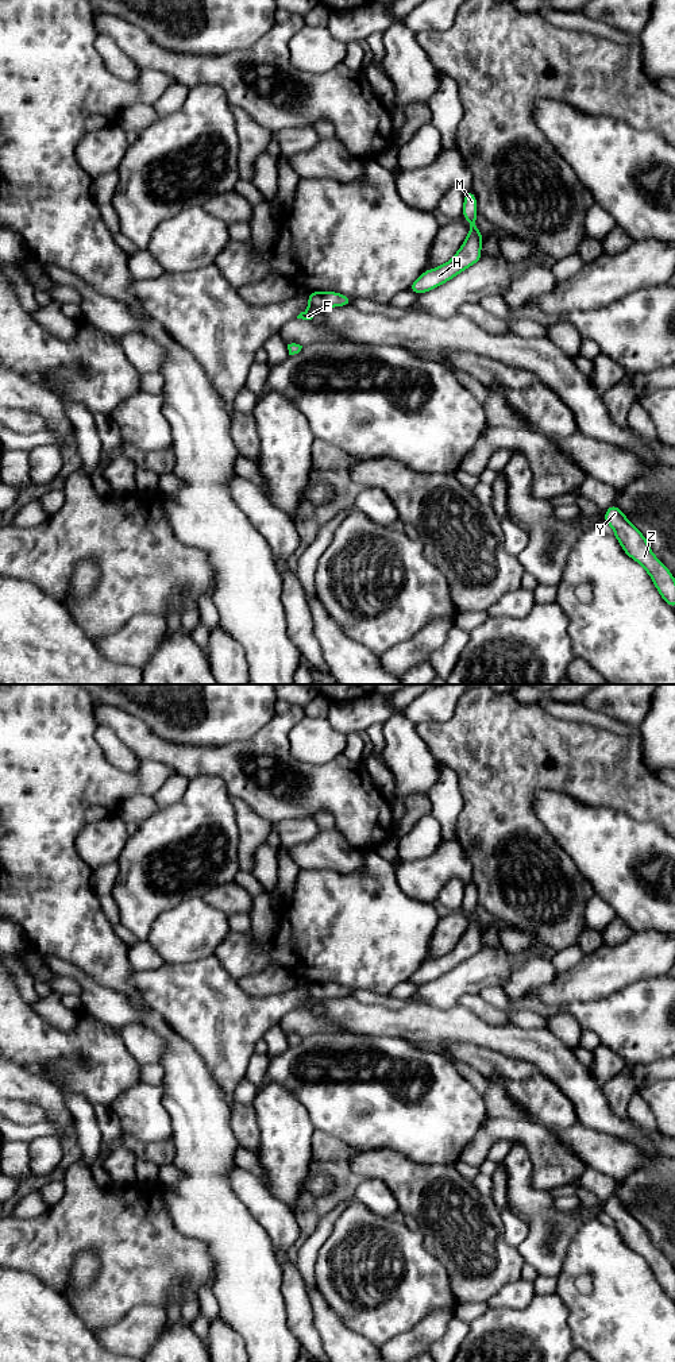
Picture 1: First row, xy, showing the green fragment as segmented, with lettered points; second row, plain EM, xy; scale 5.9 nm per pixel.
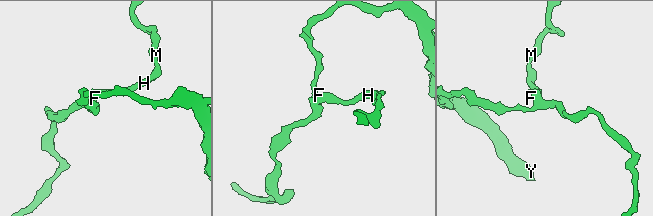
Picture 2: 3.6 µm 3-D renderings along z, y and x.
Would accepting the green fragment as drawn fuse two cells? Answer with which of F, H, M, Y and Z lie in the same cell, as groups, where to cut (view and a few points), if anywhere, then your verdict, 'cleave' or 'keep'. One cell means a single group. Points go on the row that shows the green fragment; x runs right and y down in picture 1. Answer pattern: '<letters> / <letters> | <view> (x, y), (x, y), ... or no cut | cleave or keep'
F H M Y Z | no cut | keep

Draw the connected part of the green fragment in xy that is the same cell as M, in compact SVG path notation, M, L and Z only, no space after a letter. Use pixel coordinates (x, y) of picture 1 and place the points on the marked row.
M471 189L464 192L462 216L470 223L471 229L455 256L436 269L425 270L408 290L416 294L429 292L482 259L481 243L483 234L475 225L478 211L477 198Z

